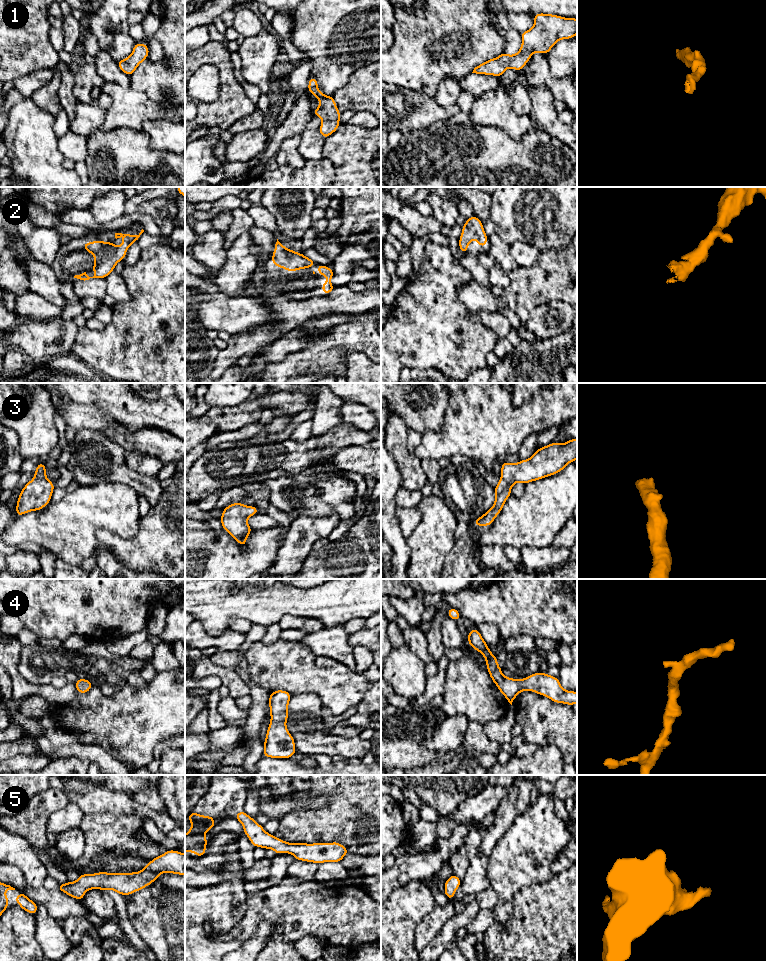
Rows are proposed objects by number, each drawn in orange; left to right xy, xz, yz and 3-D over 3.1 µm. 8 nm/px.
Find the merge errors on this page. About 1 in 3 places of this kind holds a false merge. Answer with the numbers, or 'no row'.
no row

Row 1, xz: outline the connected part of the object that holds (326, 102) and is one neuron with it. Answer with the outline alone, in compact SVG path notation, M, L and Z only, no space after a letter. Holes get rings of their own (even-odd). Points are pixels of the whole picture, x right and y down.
M311 76L308 82L308 92L311 92L320 101L320 105L313 111L313 115L322 118L323 121L318 131L326 139L340 126L341 112L337 109L333 96L325 96L318 91L318 85L318 81Z

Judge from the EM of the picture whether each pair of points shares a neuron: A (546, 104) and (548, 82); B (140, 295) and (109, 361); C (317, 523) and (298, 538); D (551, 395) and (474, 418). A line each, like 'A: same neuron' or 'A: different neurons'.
A: different neurons
B: same neuron
C: same neuron
D: same neuron

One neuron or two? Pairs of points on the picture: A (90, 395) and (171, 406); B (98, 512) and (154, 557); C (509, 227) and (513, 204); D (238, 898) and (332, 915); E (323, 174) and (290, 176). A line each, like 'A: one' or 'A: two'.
A: one
B: two
C: one
D: two
E: one

